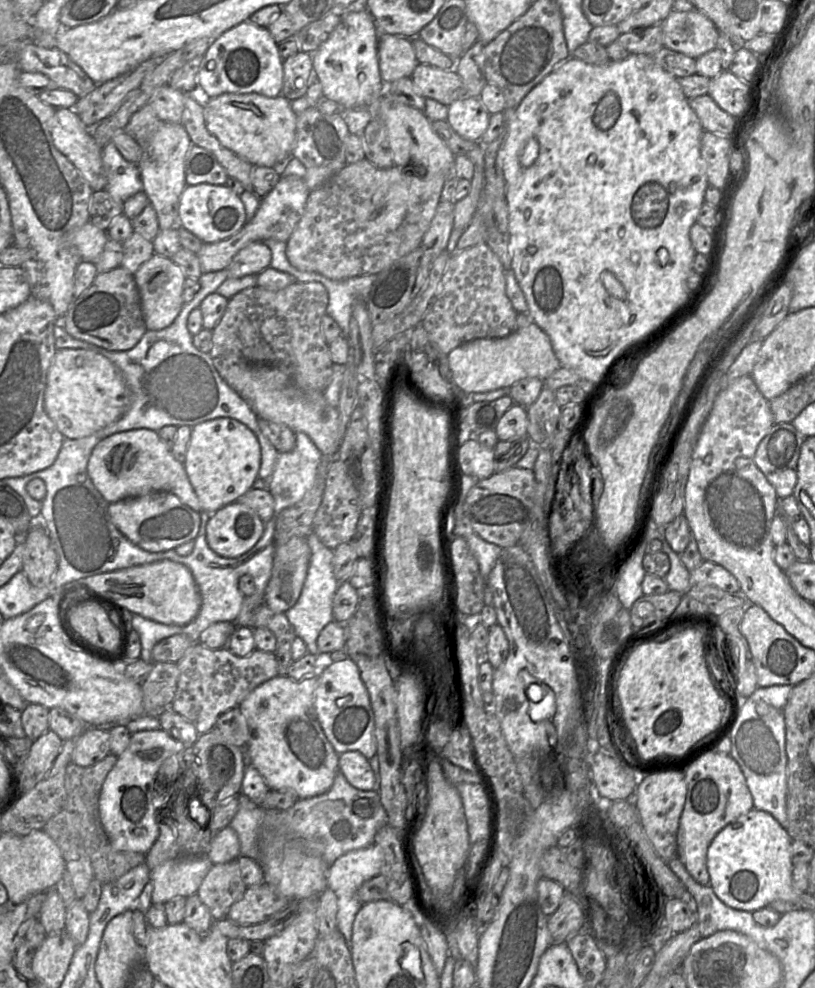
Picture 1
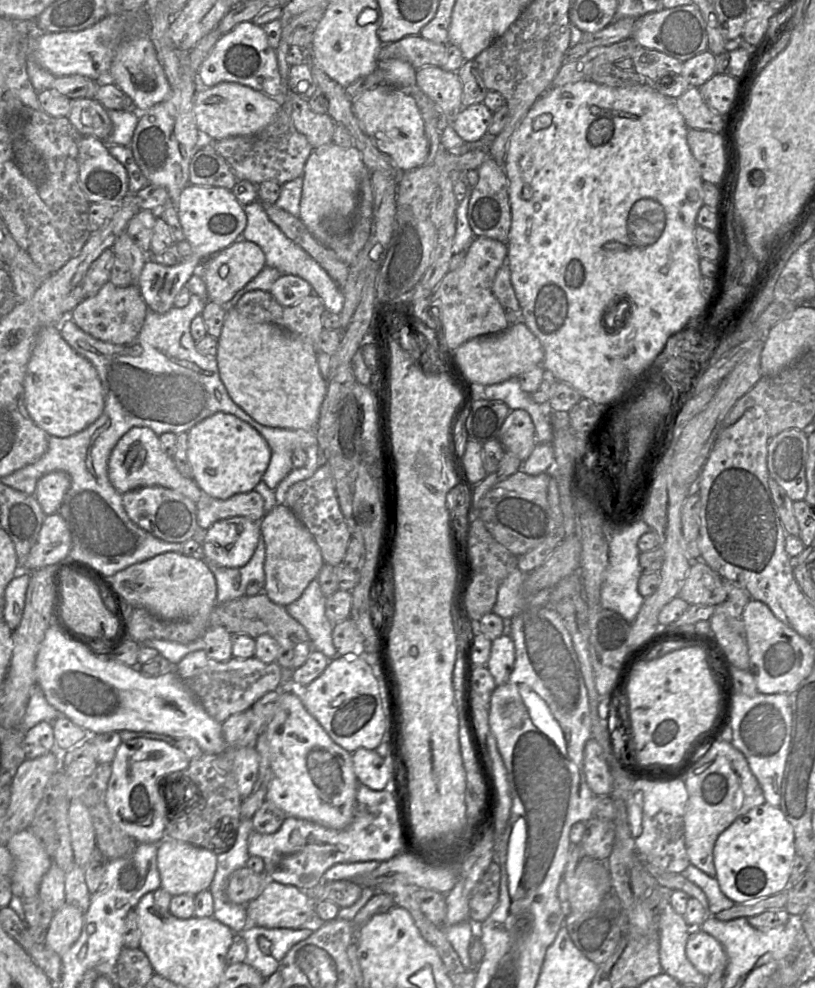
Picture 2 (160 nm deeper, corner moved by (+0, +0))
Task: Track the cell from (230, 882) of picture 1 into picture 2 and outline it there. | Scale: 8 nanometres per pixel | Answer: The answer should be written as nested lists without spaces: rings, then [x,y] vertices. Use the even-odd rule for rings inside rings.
[[[243,867],[231,875],[226,894],[231,902],[246,905],[260,895],[268,881],[271,880],[265,873],[256,873]]]

